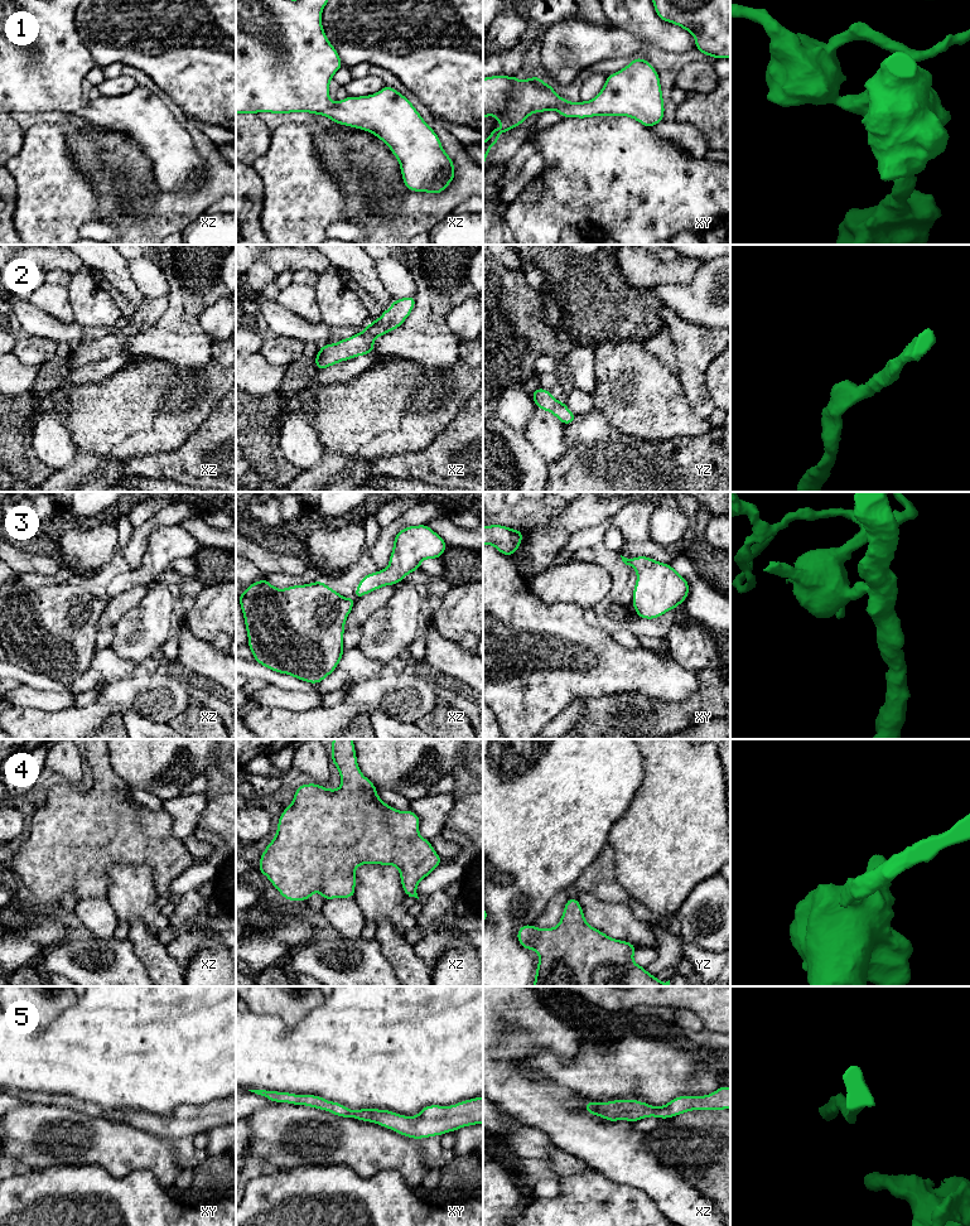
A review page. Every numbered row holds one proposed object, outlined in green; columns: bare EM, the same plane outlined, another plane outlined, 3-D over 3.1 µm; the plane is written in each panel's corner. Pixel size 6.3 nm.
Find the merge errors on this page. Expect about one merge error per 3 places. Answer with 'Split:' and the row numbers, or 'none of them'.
Split: none of them

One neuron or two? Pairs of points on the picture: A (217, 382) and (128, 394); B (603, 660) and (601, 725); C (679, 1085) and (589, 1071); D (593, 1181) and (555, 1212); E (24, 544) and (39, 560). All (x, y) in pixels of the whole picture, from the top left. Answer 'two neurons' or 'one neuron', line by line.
A: one neuron
B: two neurons
C: one neuron
D: one neuron
E: two neurons

